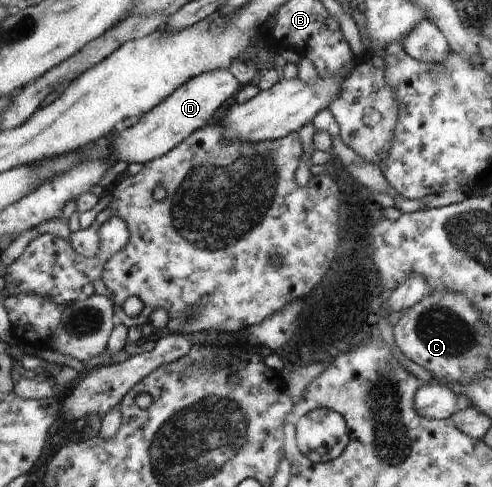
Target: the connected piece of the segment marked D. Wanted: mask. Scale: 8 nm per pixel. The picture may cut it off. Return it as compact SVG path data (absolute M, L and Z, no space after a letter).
M228 68L208 71L187 80L165 101L139 118L131 128L121 128L112 143L112 161L125 160L128 164L144 164L168 154L175 146L186 140L195 130L200 130L211 120L213 114L241 89Z

